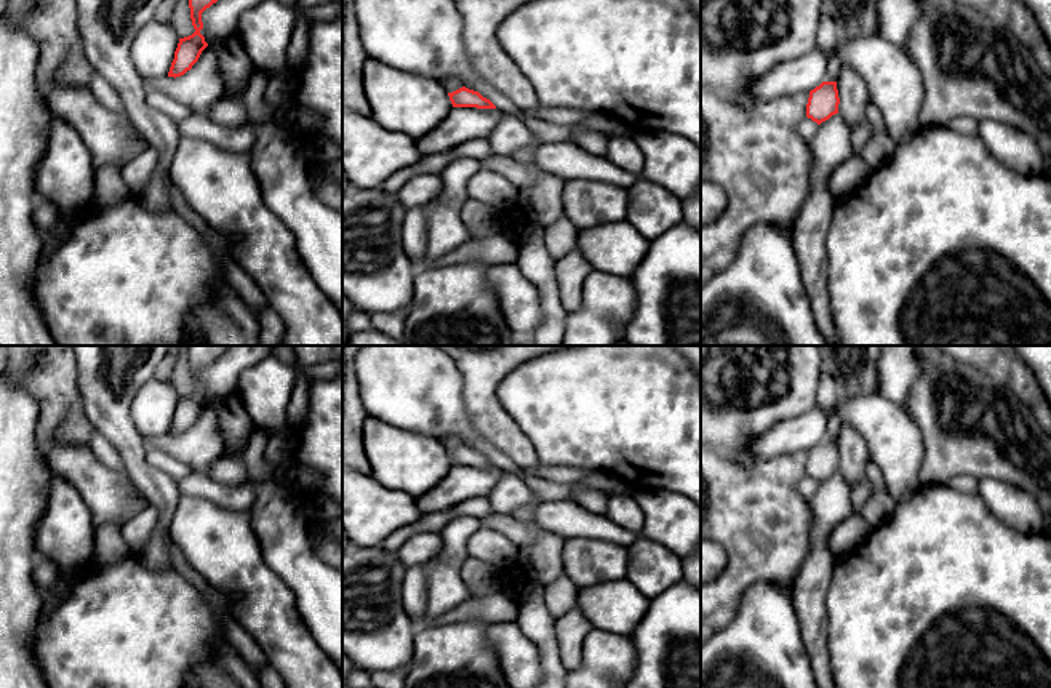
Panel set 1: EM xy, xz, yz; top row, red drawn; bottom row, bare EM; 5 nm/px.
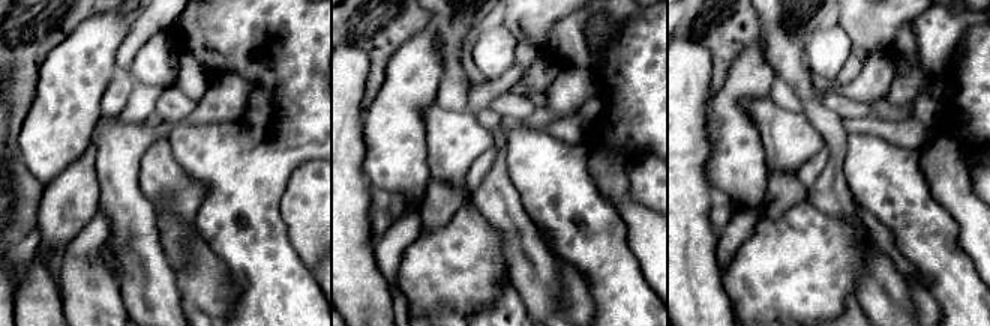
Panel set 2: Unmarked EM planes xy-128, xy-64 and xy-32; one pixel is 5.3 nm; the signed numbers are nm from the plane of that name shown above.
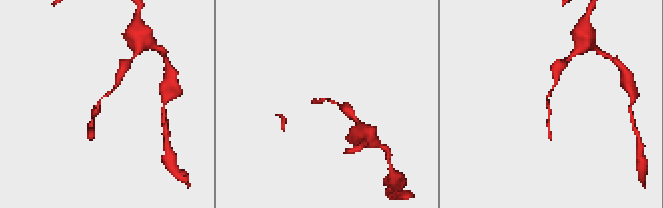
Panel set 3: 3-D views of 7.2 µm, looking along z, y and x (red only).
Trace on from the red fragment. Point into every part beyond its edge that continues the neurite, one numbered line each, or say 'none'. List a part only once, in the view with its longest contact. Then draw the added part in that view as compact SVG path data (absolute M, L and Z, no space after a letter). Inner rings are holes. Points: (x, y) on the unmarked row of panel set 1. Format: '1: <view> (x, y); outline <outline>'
none

